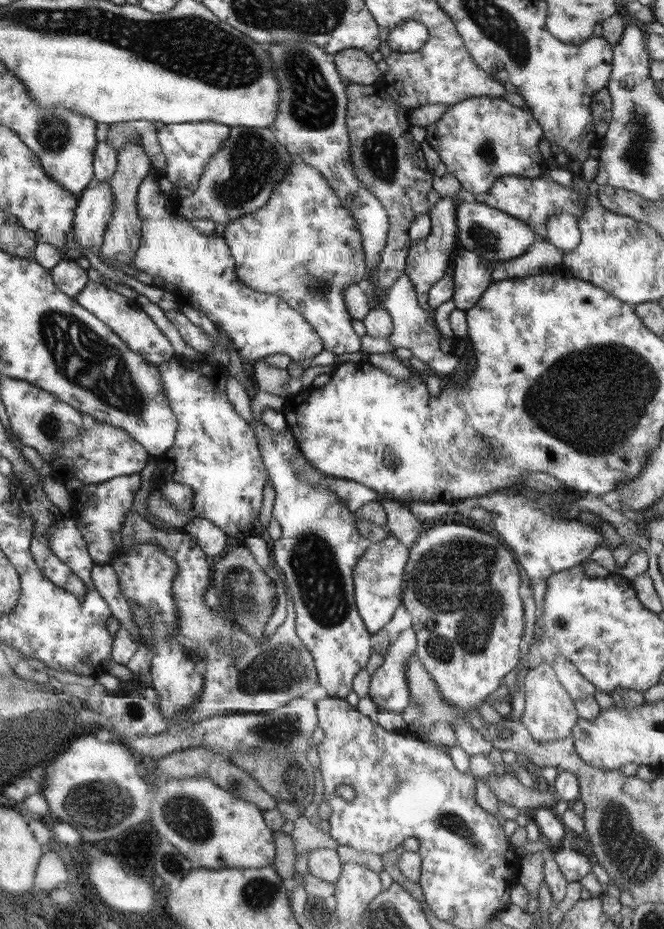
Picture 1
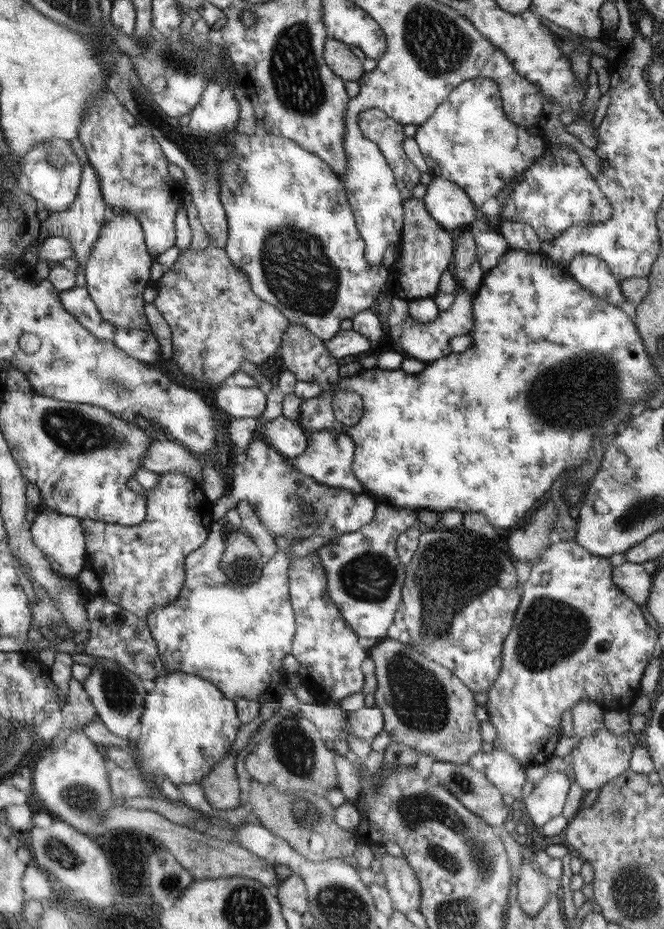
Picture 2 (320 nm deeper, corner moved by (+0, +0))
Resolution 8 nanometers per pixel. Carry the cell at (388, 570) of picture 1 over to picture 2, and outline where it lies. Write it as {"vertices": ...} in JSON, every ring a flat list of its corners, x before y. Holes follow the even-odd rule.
{"vertices":[[380,502,373,522,361,530,335,537,318,552,325,576,328,577,329,599,337,605,346,624,365,638,386,638,400,604,400,588,404,582,404,566,396,554,396,538,405,529,418,527,417,511]]}

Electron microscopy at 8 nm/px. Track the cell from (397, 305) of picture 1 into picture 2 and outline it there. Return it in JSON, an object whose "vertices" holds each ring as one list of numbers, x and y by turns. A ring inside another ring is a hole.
{"vertices":[[462,289,455,294,454,302,448,310,440,311,439,317,434,322,420,324,414,316,407,316,402,323,401,335,396,338,398,349,408,353,412,358,421,360,427,364,433,363,439,358,448,356,453,352,449,345,449,339,470,333,474,324,472,301,474,294,468,289]]}

